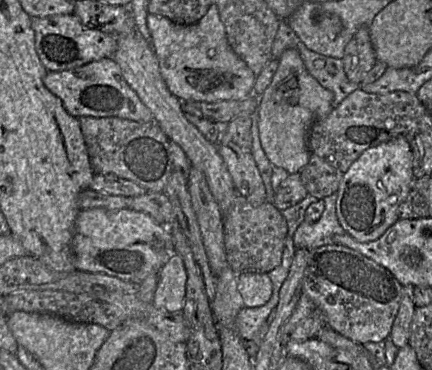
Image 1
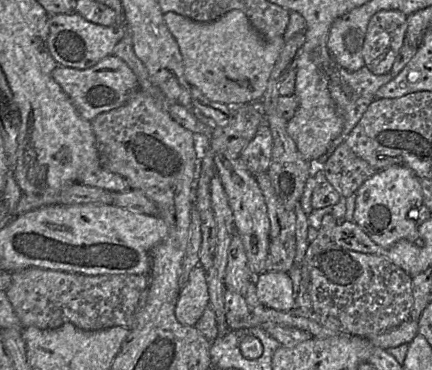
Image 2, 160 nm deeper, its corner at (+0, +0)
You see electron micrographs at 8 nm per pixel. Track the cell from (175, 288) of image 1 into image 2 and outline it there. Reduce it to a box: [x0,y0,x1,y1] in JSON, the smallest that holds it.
[175,266,209,326]

